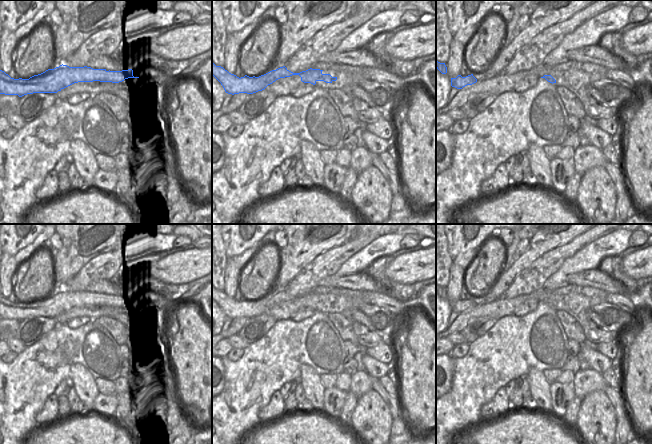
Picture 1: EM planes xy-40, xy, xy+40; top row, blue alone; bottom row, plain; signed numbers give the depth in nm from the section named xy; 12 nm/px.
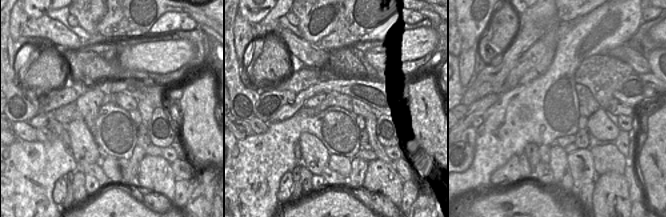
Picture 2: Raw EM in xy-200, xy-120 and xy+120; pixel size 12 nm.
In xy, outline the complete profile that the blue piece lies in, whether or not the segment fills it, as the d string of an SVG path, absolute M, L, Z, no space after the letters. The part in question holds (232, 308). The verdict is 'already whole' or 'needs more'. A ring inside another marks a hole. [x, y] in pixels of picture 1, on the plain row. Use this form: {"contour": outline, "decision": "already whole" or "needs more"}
{"contour": "M212 286L212 299L221 307L225 316L232 319L239 317L253 318L264 314L268 309L280 302L290 301L292 299L299 299L302 306L311 307L313 309L315 309L317 305L332 307L337 304L337 301L332 301L330 298L323 298L322 295L323 294L320 293L310 292L300 297L293 297L283 290L259 301L249 301L245 299L239 302L229 297L223 291L216 290Z", "decision": "already whole"}

